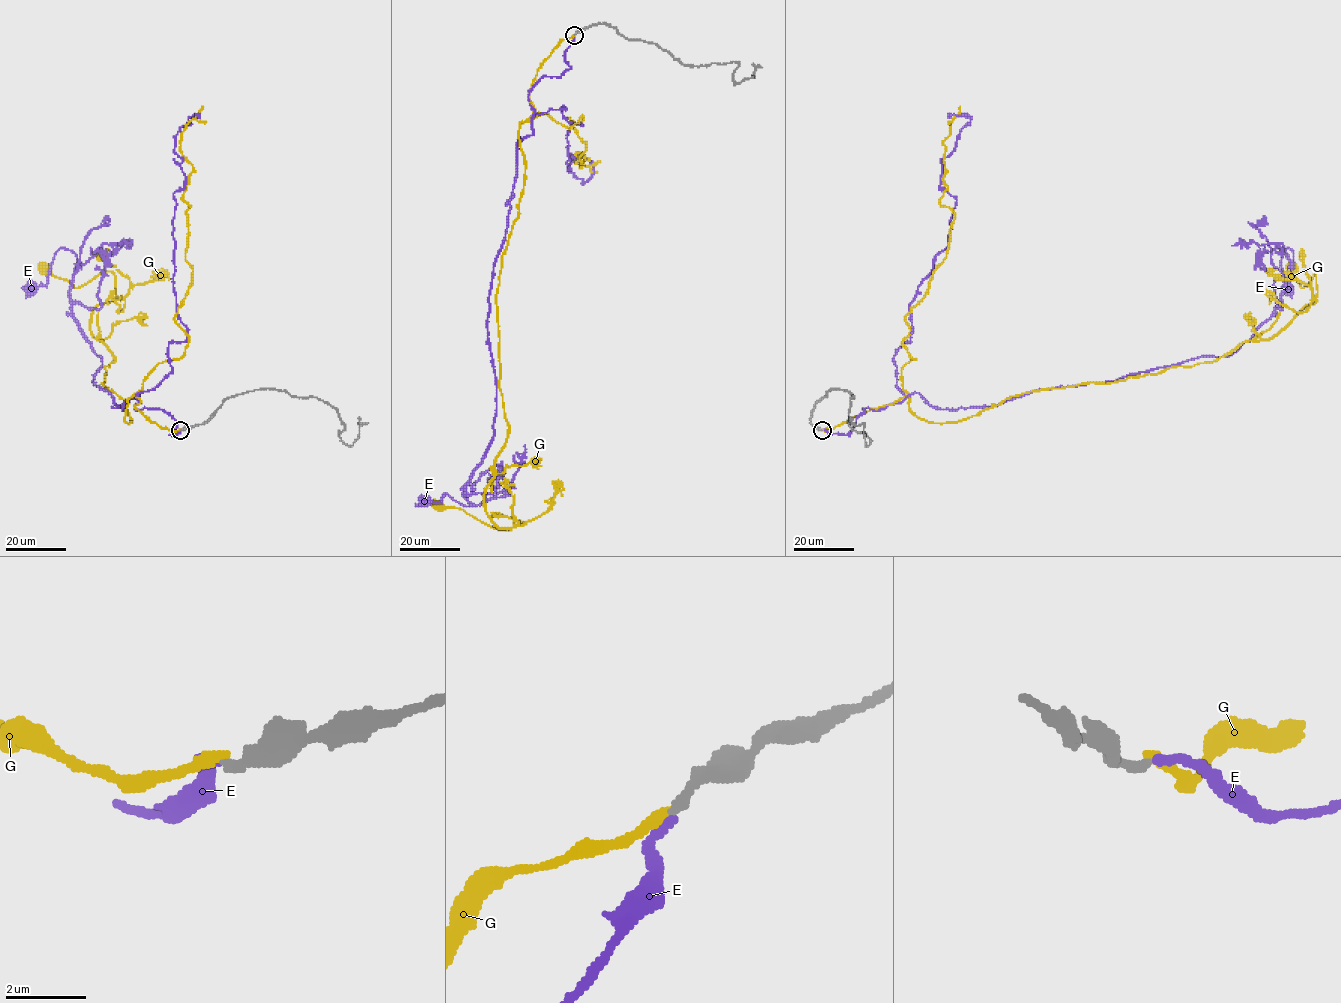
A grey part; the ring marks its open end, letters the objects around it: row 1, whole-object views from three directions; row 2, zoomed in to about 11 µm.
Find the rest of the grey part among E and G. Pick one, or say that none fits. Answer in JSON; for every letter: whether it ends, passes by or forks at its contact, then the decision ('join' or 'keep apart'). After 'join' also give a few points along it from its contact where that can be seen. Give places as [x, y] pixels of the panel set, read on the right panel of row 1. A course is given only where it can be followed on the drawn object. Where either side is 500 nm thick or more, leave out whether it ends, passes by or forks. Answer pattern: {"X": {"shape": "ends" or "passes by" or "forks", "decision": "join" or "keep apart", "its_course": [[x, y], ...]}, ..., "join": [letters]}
{"E": {"shape": "ends", "decision": "join", "its_course": [[822, 430], [846, 434], [863, 409], [913, 393], [991, 407], [1227, 356], [1272, 313], [1290, 249], [1287, 289]]}, "G": {"shape": "ends", "decision": "keep apart"}, "join": ["E"]}

